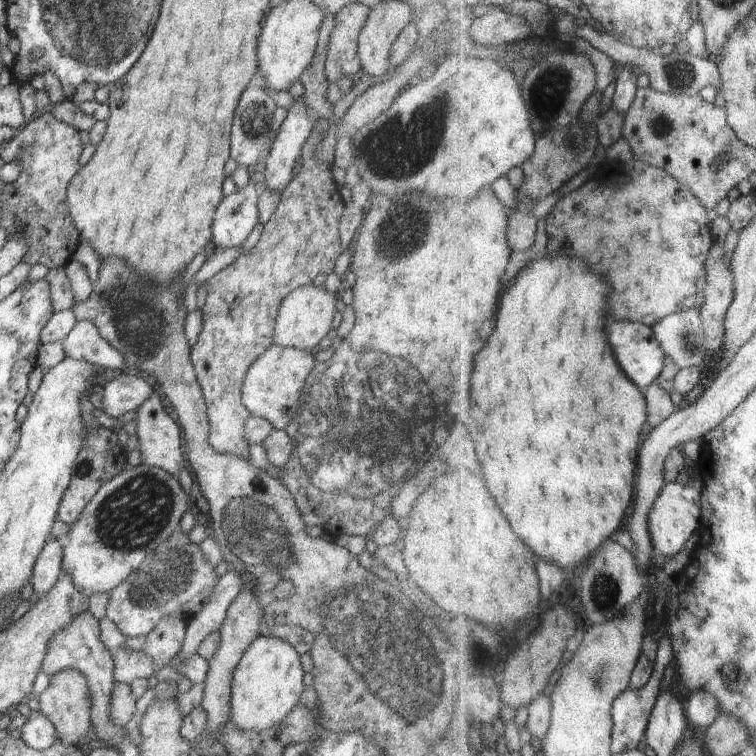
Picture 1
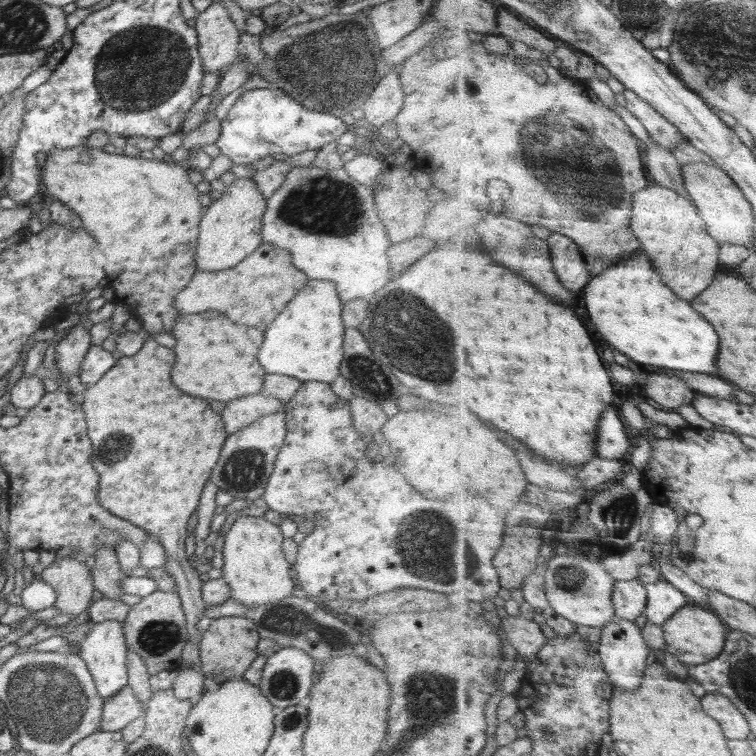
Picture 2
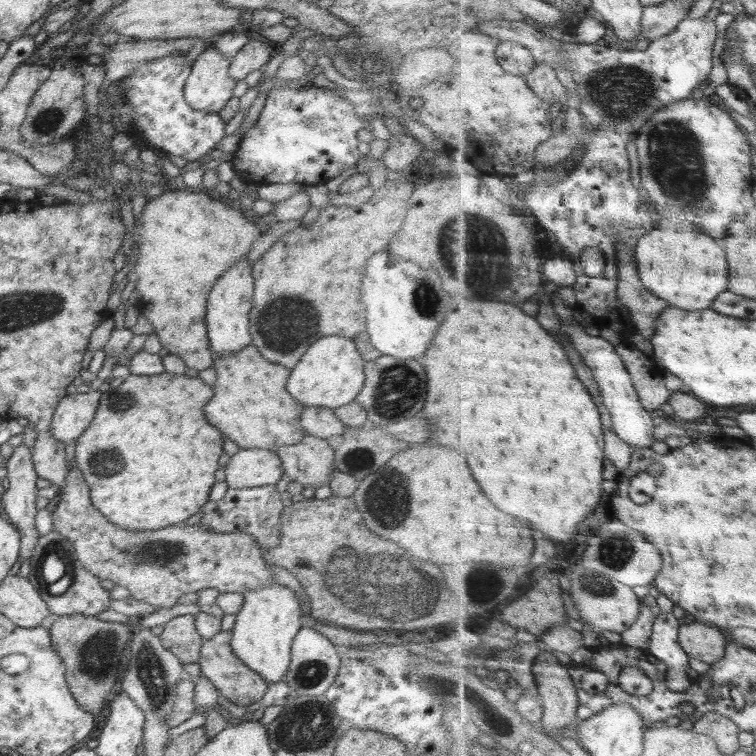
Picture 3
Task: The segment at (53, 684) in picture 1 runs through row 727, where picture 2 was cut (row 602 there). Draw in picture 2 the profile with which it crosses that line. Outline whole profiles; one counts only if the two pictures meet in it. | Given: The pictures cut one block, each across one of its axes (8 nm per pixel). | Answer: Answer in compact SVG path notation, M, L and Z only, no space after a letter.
M59 557L42 571L42 581L49 584L57 597L53 607L60 615L85 618L95 586L93 576L83 558Z

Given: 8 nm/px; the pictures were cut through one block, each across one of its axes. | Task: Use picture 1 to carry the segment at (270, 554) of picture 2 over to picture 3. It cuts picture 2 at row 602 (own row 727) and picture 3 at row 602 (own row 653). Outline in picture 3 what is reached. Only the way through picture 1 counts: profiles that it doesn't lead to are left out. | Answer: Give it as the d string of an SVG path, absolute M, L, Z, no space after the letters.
M277 582L264 584L262 588L244 594L244 605L236 614L236 624L231 631L233 654L270 683L285 680L291 662L291 647L302 628L301 608L295 598L296 594L289 587Z

